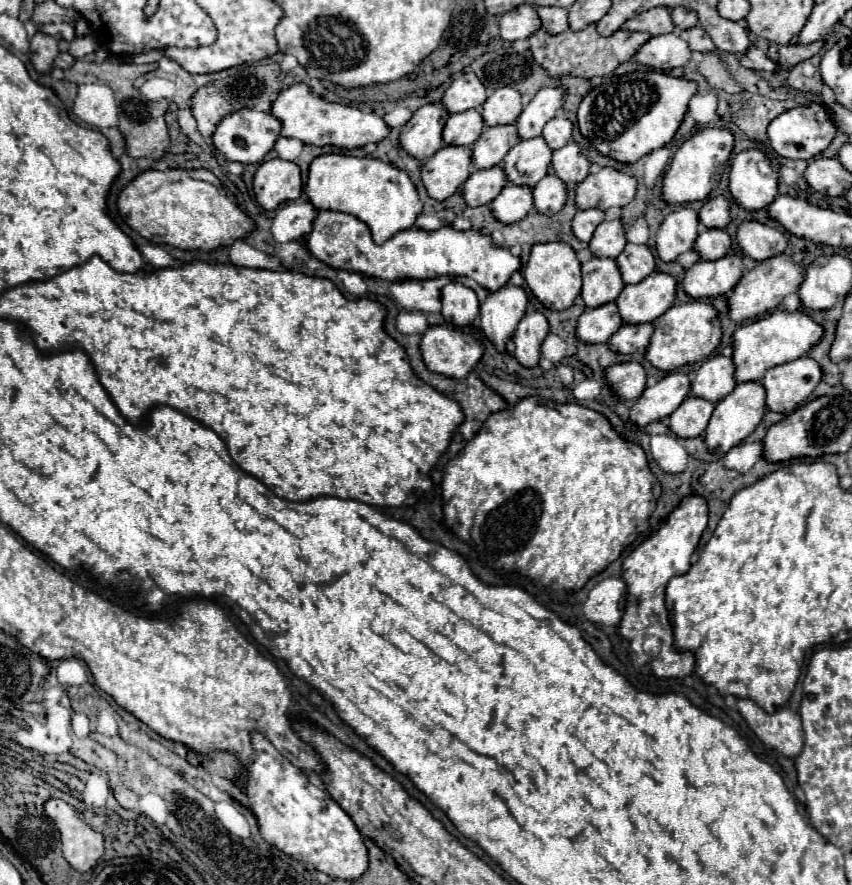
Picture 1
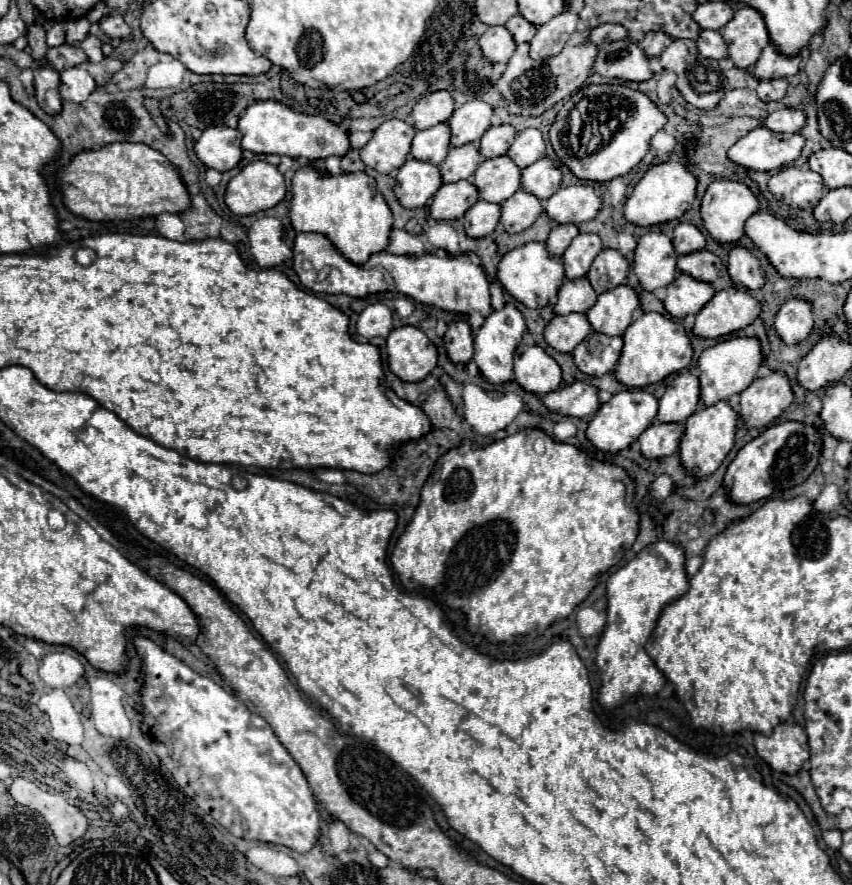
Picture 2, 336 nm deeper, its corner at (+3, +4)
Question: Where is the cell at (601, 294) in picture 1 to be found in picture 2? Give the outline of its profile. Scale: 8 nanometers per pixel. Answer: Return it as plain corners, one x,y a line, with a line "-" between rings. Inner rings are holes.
586,276
576,280
564,280
558,290
558,300
554,304
556,314
572,314
572,312
588,312
596,304
598,294
594,292
590,280

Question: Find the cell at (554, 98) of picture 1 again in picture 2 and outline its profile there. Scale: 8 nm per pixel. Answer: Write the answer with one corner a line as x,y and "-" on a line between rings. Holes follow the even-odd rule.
512,124
492,126
480,140
480,152
484,158
502,156
508,152
514,138
516,138
516,128

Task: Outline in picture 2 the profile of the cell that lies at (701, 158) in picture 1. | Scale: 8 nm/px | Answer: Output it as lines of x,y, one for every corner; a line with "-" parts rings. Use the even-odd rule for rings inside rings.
662,162
650,166
650,170
644,174
644,178
636,184
632,196
628,198
624,206
624,216
628,222
638,226
656,226
662,222
678,220
684,216
684,212
694,204
696,200
696,176
686,168
684,162

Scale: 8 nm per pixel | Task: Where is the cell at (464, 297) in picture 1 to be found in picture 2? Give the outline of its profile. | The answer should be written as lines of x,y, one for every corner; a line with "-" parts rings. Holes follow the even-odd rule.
464,318
450,322
444,334
444,344
454,364
466,364
472,358
474,350
474,336
470,324

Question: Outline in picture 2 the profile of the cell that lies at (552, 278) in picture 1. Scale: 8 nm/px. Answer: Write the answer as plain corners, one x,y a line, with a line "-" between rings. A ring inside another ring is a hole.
530,242
530,244
524,244
522,248
514,248
498,264
500,284
518,302
522,302
528,308
544,308
546,304
554,302
564,278
566,278
566,274
564,274
562,258
550,254
546,244
542,244
542,242

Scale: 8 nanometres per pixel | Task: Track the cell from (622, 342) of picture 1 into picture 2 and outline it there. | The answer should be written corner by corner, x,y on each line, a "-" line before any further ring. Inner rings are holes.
592,332
572,352
576,366
588,376
602,376
616,368
624,340
620,336
606,336

